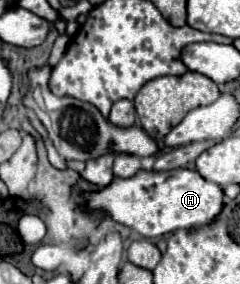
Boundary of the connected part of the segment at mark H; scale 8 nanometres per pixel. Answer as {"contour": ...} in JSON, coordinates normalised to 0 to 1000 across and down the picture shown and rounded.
{"contour":[[[575,602],[533,630],[475,630],[408,680],[350,687],[375,743],[450,743],[475,778],[575,813],[600,835],[675,835],[733,806],[825,806],[883,792],[933,736],[917,651],[858,637],[825,602]]]}

